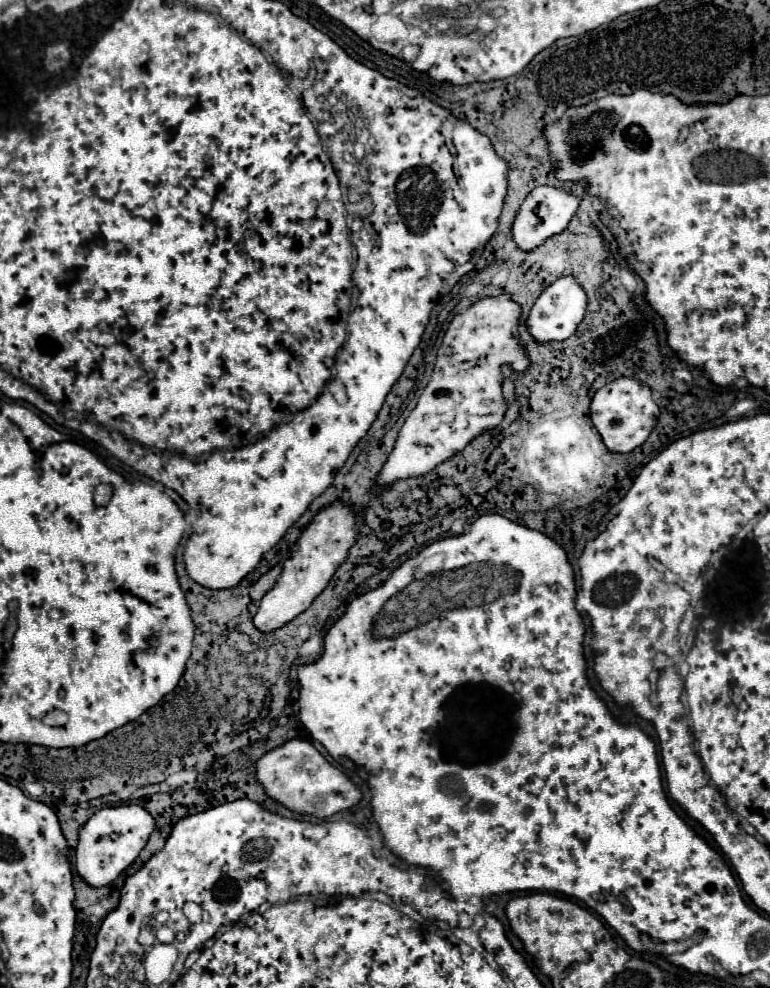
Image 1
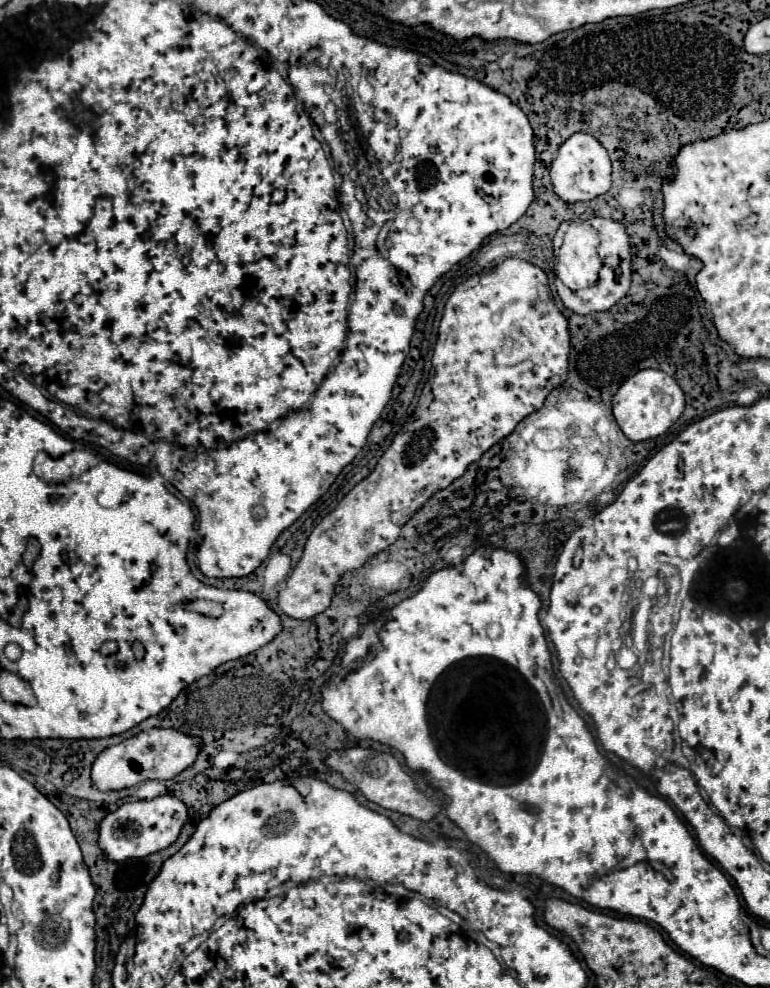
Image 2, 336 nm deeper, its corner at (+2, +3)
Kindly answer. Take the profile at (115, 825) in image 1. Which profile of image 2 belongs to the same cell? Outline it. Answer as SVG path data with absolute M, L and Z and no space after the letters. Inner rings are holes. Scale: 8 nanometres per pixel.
M169 794L153 800L127 802L119 806L115 812L107 814L107 818L101 822L99 846L105 852L107 860L113 860L113 862L121 862L129 858L145 858L153 852L169 848L177 840L187 820L189 820L187 804Z

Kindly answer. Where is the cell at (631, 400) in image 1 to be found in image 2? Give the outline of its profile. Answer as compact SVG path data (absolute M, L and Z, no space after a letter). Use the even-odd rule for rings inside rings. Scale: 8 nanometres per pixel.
M641 370L623 382L619 392L613 396L613 416L623 434L633 440L649 440L665 434L683 414L685 394L675 378L661 370Z

